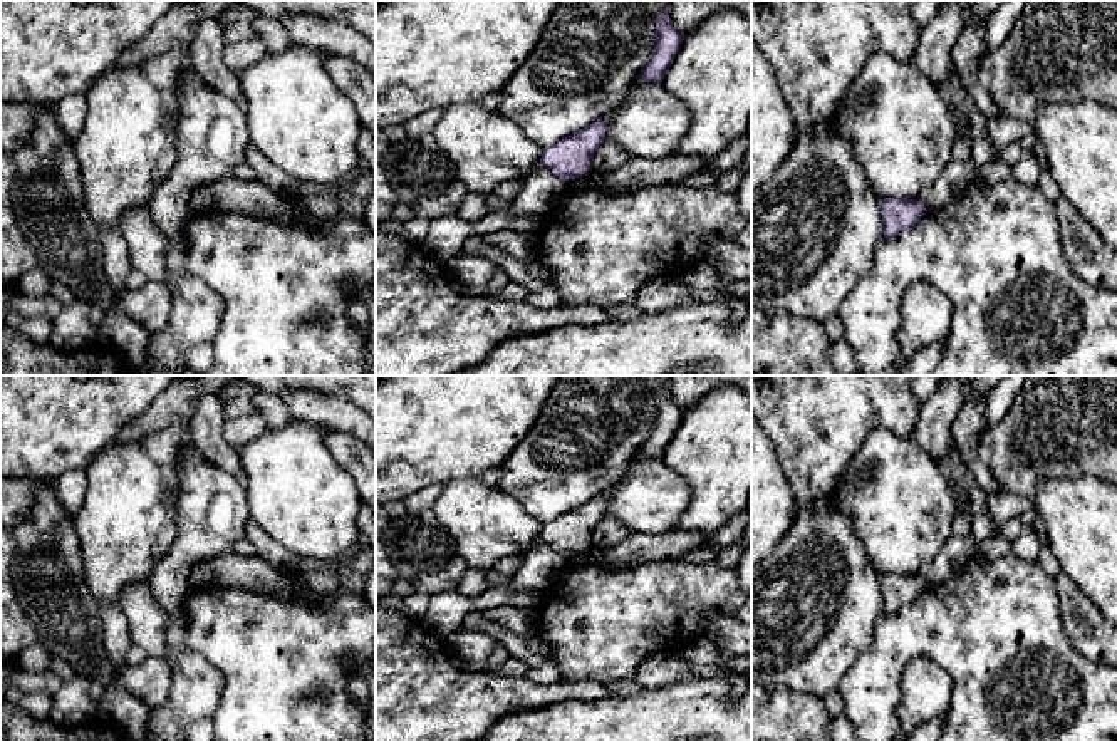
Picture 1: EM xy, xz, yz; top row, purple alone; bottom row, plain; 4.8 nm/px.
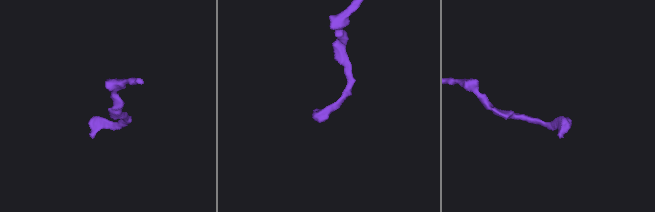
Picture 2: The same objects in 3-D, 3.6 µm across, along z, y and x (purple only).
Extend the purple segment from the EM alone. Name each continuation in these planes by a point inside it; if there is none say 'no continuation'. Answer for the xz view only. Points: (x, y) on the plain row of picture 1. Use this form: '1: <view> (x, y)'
no continuation

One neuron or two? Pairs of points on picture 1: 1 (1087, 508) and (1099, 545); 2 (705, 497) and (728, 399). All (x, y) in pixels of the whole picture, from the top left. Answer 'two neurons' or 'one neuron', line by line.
1: one neuron
2: one neuron

